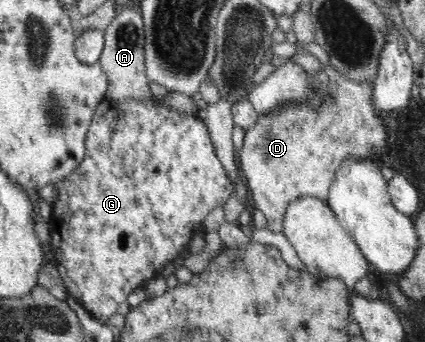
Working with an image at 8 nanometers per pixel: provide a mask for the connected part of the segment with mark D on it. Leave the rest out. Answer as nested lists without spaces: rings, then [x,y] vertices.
[[[329,61],[320,62],[315,72],[311,70],[305,70],[302,68],[302,76],[304,76],[305,84],[305,97],[303,98],[285,98],[282,101],[266,111],[259,111],[255,120],[251,126],[244,129],[243,142],[241,142],[241,148],[236,150],[237,152],[237,164],[243,170],[247,186],[251,191],[251,198],[253,208],[257,208],[263,212],[266,216],[266,229],[273,234],[279,234],[282,232],[282,218],[285,209],[289,202],[294,198],[301,195],[307,195],[323,199],[324,201],[328,198],[329,189],[333,179],[336,177],[336,172],[339,171],[346,163],[359,163],[360,161],[367,161],[371,156],[379,156],[387,150],[389,146],[389,130],[387,130],[387,122],[385,122],[385,112],[379,105],[375,98],[374,80],[375,78],[363,77],[362,79],[352,79],[338,71]]]

